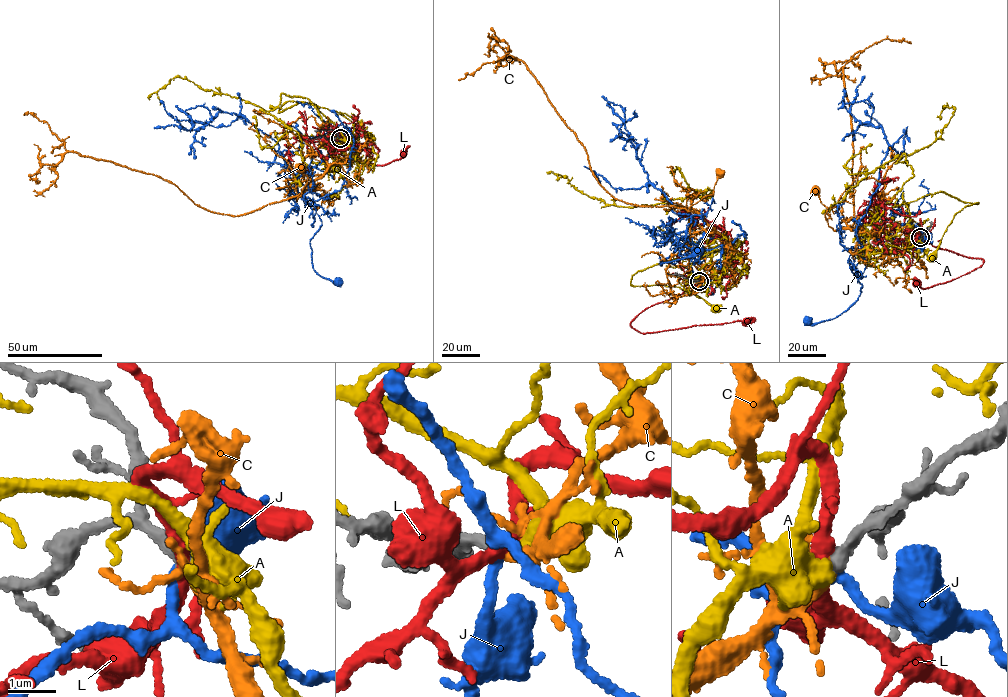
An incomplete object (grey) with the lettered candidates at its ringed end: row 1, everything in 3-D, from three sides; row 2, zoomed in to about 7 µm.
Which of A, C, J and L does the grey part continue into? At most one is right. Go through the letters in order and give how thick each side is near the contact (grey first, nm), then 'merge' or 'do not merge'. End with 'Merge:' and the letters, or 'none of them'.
A: 280 nm thick on the grey side, 550 nm on the other; do not merge
C: 320 nm thick on the grey side, 200 nm on the other; merge
J: 320 nm thick on the grey side, 240 nm on the other; do not merge
L: 320 nm thick on the grey side, 280 nm on the other; do not merge
Merge: C

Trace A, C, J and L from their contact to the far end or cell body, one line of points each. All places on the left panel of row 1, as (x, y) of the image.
A: (340, 138), (357, 164), (313, 104), (280, 108), (291, 101), (314, 104), (345, 116), (367, 137)
C: (340, 138), (354, 157), (333, 163), (297, 199), (307, 182), (307, 176), (300, 167)
J: (339, 138), (323, 164), (298, 173), (295, 181), (321, 222), (310, 240), (315, 271), (337, 284), (339, 281)
L: (339, 137), (332, 144), (309, 150), (307, 147), (318, 141), (350, 159), (374, 165), (397, 160), (403, 153)

